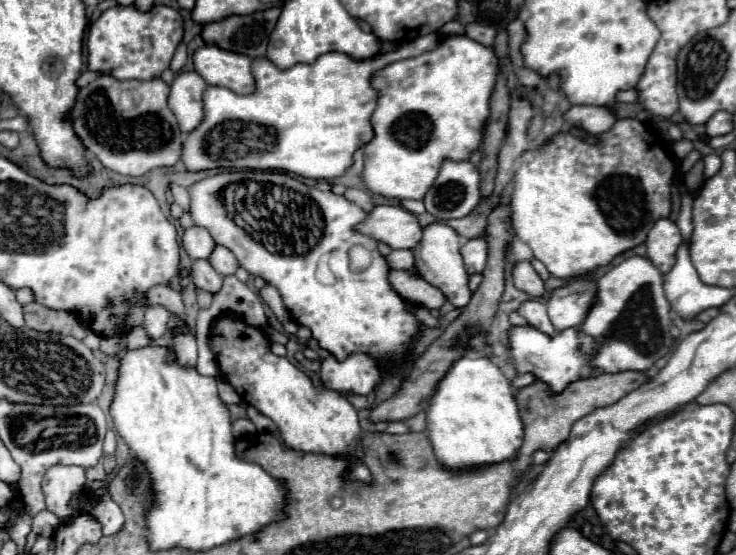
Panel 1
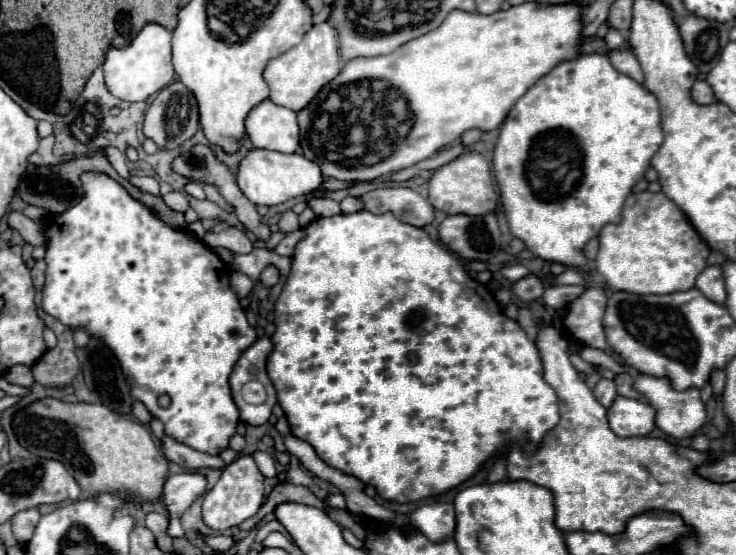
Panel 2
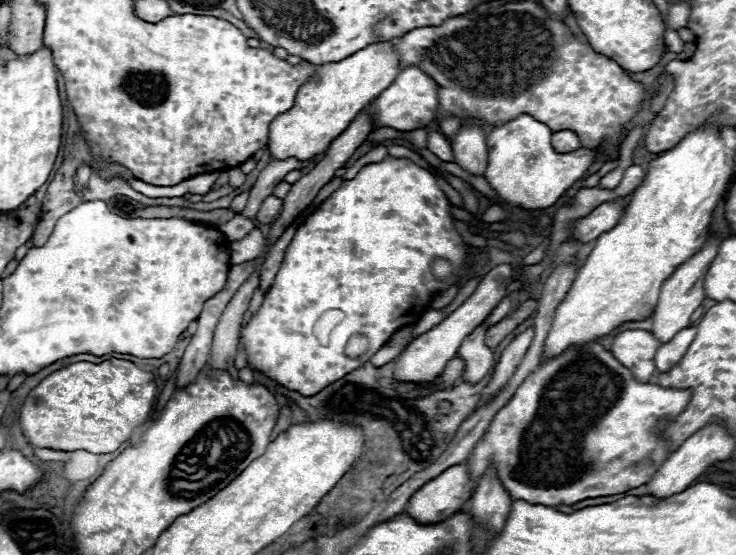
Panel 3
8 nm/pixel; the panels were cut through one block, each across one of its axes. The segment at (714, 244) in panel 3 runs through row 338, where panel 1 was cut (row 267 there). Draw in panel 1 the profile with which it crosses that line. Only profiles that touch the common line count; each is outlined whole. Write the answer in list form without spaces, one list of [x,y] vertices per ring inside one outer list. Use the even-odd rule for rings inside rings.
[[[670,218],[656,220],[656,224],[650,228],[646,240],[648,258],[660,268],[660,272],[668,272],[672,268],[680,242],[682,242],[680,230]]]

